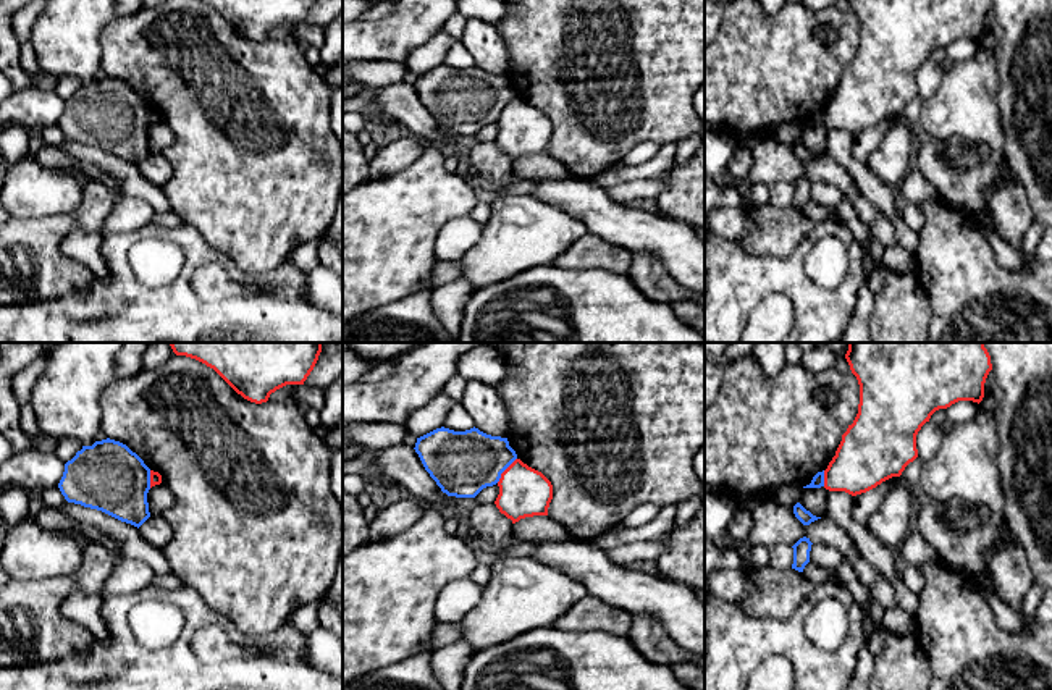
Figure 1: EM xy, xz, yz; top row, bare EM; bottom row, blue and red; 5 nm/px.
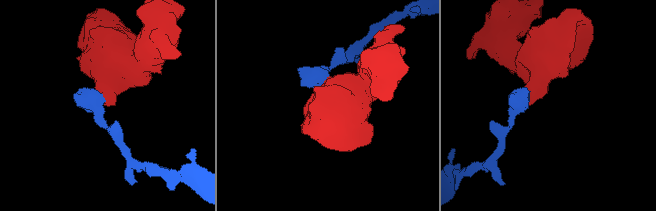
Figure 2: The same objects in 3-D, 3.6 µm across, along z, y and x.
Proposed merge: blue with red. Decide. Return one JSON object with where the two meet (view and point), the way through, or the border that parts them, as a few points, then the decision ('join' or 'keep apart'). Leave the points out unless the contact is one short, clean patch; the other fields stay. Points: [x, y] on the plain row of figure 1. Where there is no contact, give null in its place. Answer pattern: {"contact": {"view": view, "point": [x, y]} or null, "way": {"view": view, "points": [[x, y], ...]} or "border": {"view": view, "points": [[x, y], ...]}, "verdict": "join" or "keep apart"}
{"contact": {"view": "xz", "point": [504, 107]}, "border": {"view": "xz", "points": [[516, 96], [496, 120]]}, "verdict": "keep apart"}

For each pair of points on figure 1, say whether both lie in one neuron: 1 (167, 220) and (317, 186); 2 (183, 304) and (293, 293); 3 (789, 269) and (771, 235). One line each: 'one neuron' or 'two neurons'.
1: two neurons
2: one neuron
3: two neurons

